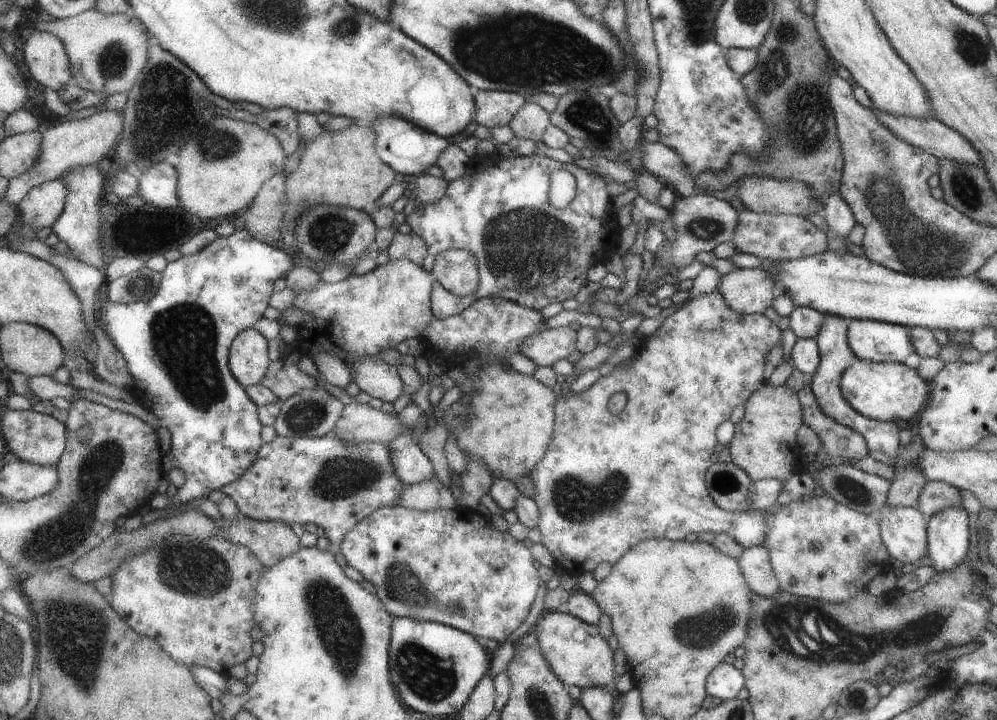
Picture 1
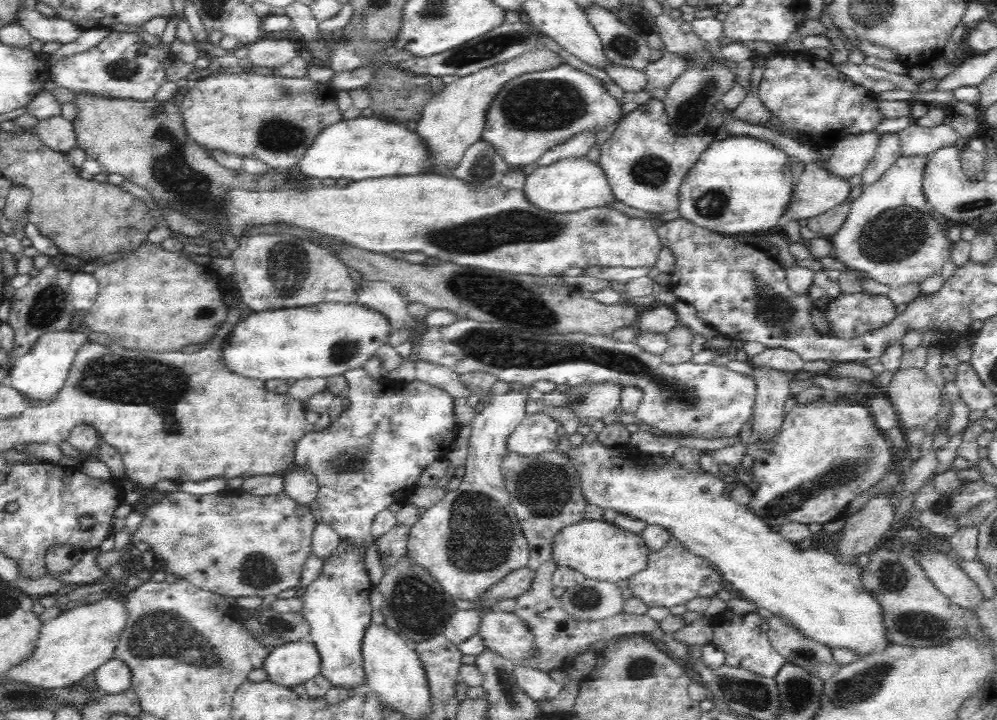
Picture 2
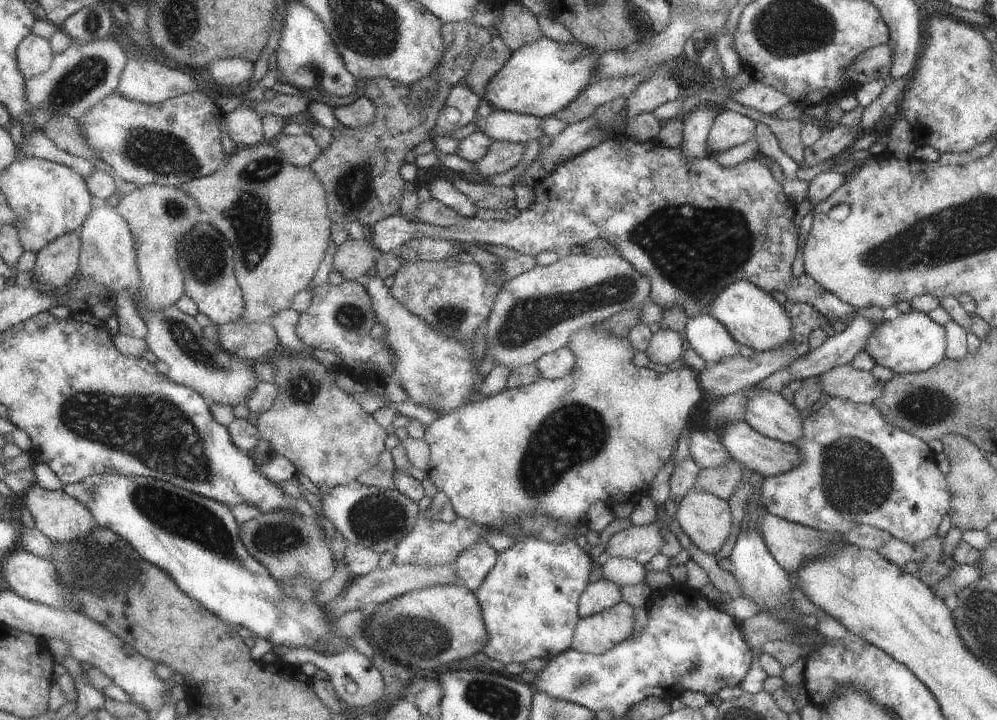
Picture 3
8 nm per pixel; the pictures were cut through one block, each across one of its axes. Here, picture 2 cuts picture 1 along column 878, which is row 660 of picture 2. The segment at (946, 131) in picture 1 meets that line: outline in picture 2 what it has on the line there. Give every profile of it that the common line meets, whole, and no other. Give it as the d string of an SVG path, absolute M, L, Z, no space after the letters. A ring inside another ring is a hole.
M114 658L95 670L94 678L101 692L115 695L131 688L132 671L122 659Z

